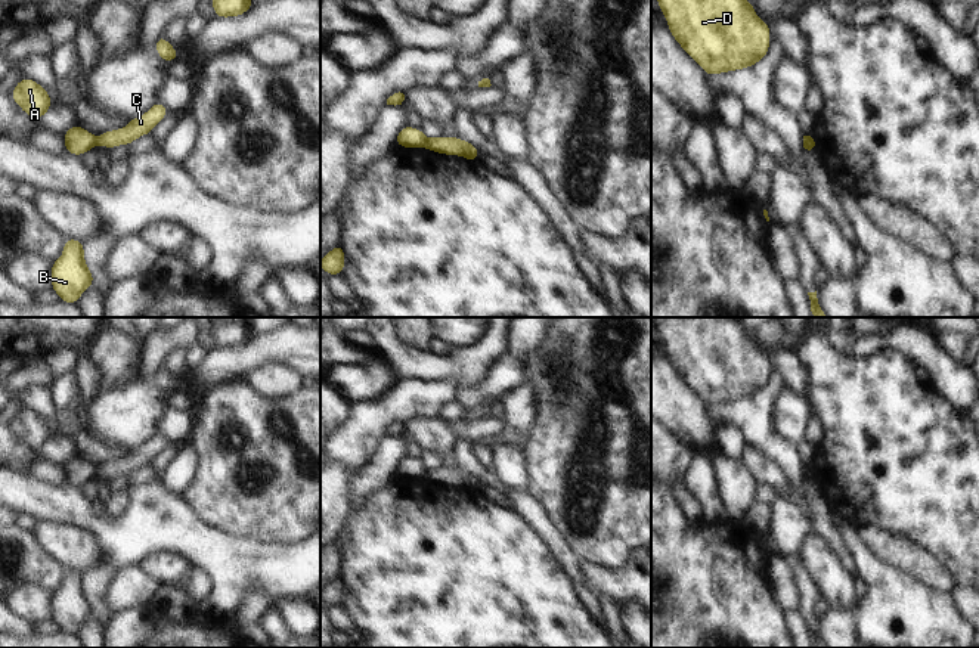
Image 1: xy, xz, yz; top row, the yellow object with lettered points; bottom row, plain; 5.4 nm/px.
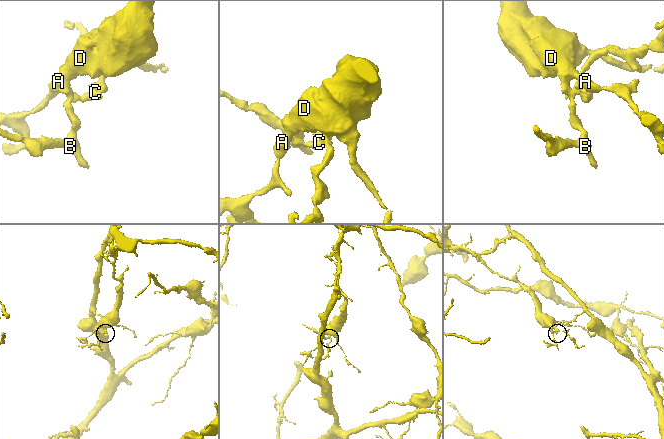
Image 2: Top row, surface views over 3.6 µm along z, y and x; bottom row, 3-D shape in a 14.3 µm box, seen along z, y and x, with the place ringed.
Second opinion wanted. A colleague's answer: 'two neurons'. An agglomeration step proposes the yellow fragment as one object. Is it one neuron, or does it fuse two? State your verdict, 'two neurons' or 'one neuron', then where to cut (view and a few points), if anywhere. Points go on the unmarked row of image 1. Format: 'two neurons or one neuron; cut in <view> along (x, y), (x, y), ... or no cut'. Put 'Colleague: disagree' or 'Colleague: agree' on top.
Colleague: agree
two neurons; cut in xz along (427, 470), (424, 477)

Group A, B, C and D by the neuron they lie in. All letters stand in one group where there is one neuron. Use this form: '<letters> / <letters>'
A B D / C

